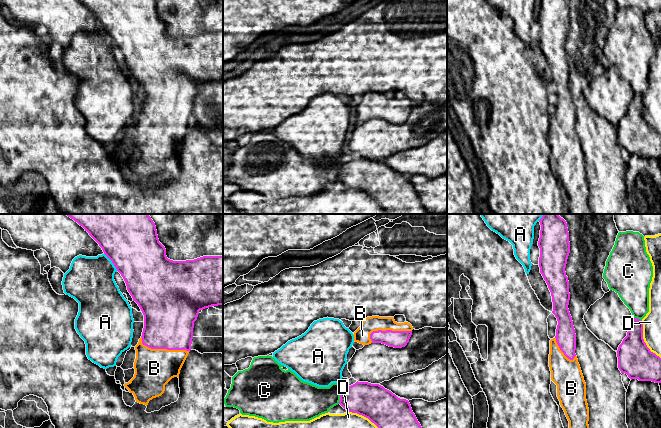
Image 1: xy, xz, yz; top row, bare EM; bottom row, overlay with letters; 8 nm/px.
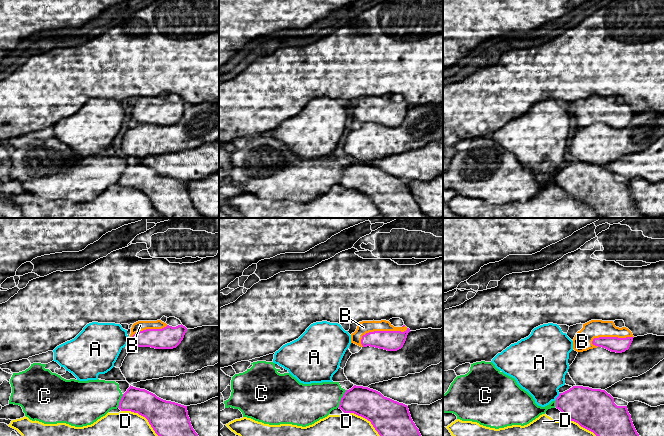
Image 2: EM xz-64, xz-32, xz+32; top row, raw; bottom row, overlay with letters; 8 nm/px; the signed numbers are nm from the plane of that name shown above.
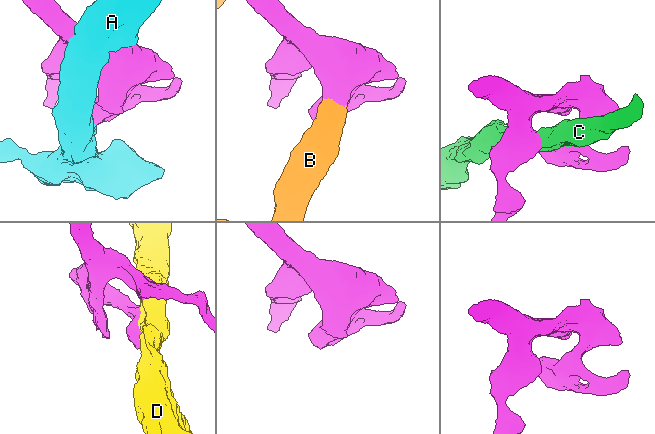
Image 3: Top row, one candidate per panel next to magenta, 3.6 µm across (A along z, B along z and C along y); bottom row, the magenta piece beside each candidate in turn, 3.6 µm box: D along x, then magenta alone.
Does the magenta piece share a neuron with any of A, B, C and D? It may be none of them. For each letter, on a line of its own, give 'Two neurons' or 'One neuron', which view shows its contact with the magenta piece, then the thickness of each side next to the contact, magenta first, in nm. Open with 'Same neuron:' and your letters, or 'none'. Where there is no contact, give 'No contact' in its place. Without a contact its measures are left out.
Same neuron: B
A: Two neurons. Touches magenta in xy. Thickness 420 nm (magenta) against 380 nm
B: One neuron. Touches magenta in xy. Thickness 400 nm (magenta) against 320 nm
C: Two neurons. Touches magenta in xz. Thickness 280 nm (magenta) against 280 nm
D: Two neurons. Touches magenta in xz. Thickness 300 nm (magenta) against 400 nm

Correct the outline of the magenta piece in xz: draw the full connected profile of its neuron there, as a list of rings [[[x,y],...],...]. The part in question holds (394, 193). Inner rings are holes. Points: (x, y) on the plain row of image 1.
[[[357,157],[349,163],[344,163],[340,169],[339,180],[349,188],[368,194],[386,214],[430,214],[422,206],[409,177],[398,174],[379,160]]]

